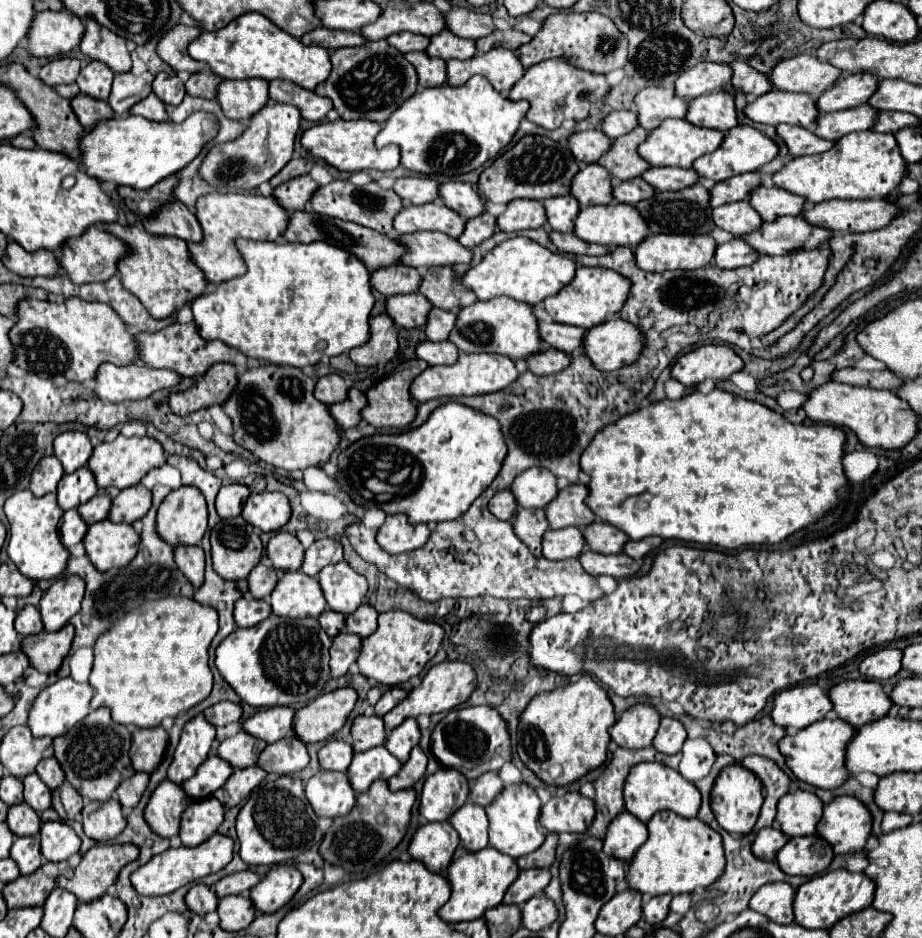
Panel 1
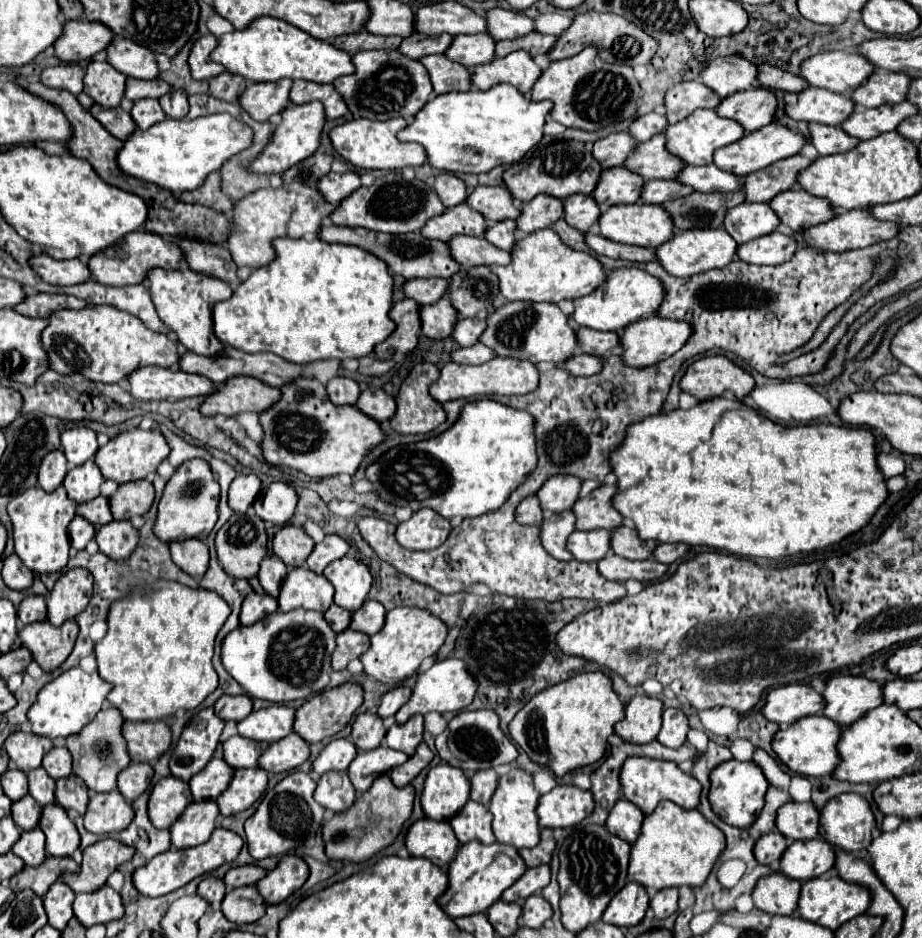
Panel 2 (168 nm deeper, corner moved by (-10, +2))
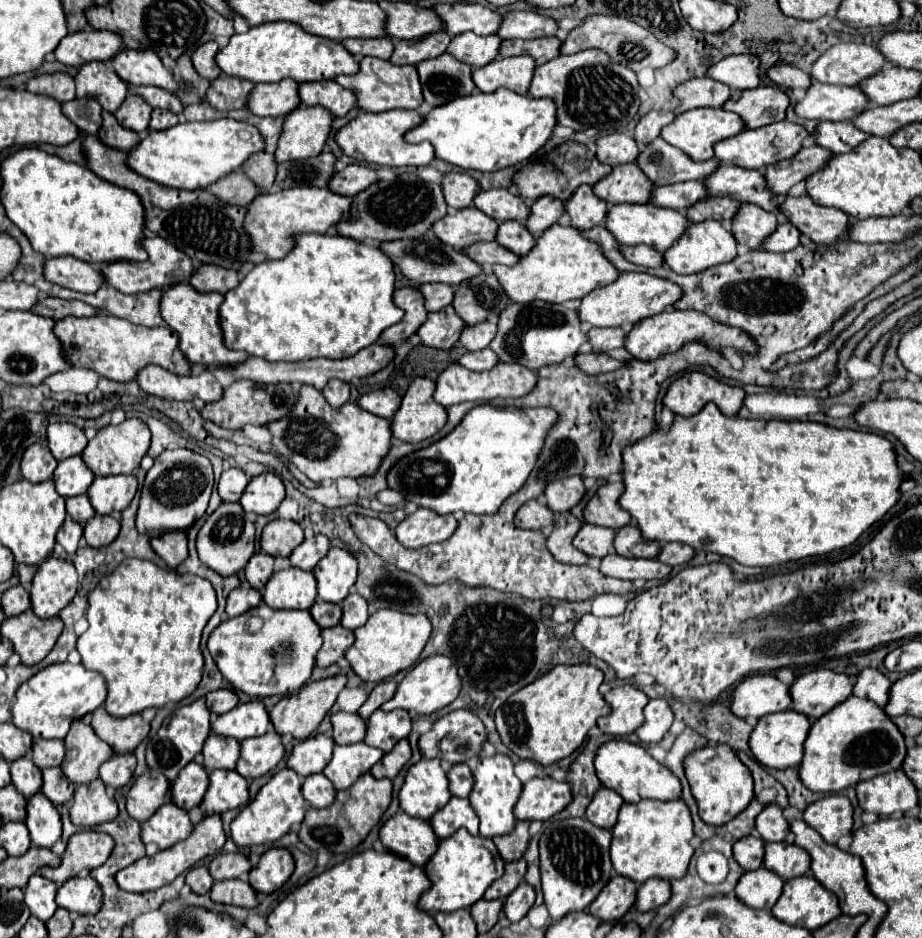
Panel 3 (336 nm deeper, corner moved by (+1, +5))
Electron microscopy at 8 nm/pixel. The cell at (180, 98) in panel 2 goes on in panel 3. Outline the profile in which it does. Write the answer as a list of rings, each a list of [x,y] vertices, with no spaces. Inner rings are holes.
[[[155,109],[151,115],[151,123],[149,123],[149,131],[163,131],[173,127],[179,121],[179,117],[171,111],[163,111],[163,109]]]

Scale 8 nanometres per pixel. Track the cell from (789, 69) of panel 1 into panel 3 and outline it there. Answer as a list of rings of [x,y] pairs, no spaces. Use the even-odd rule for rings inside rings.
[[[839,43],[827,49],[811,67],[811,77],[831,85],[859,85],[863,79],[879,73],[887,59],[873,45]]]

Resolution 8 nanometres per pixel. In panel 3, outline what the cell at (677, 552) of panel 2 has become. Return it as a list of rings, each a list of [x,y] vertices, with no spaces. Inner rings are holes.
[[[665,543],[657,559],[661,563],[667,563],[667,565],[685,565],[693,557],[695,557],[695,551],[689,545],[683,545],[683,543]]]

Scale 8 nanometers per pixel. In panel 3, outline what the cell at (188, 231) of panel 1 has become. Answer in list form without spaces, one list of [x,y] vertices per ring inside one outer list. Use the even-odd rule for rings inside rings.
[[[201,265],[195,273],[195,277],[189,279],[191,287],[195,287],[201,293],[221,293],[225,295],[227,291],[235,289],[235,285],[239,285],[239,277],[237,271],[233,269],[223,269],[223,267],[215,267],[215,265]]]

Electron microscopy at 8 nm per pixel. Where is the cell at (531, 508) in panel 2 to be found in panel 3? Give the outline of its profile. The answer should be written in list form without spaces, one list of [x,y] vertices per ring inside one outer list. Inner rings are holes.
[[[527,501],[515,515],[515,525],[523,529],[543,529],[555,523],[555,513],[541,501]]]

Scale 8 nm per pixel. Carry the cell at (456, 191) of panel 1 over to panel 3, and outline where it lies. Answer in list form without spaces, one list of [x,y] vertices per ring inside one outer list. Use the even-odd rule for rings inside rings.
[[[489,189],[489,191],[481,191],[473,205],[483,211],[485,215],[489,215],[491,219],[495,219],[497,223],[503,223],[507,219],[515,219],[515,221],[525,221],[529,217],[529,205],[525,205],[525,201],[511,193],[509,189]]]

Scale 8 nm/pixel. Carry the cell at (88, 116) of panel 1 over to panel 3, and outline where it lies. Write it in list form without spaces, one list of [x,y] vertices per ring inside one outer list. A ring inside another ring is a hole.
[[[103,111],[103,127],[99,131],[99,141],[103,145],[107,145],[107,147],[129,153],[141,139],[139,139],[139,135],[135,131],[121,127],[111,113]]]

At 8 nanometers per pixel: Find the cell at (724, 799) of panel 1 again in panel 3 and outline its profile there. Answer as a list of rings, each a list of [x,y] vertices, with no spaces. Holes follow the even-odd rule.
[[[703,745],[695,751],[691,751],[683,759],[683,769],[685,769],[685,777],[689,781],[691,793],[697,801],[699,817],[707,825],[723,825],[723,823],[731,821],[755,797],[753,777],[729,745]]]

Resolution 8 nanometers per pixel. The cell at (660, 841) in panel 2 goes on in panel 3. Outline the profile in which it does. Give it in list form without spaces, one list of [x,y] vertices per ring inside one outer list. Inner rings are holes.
[[[683,799],[623,803],[623,809],[619,809],[619,821],[611,829],[611,835],[611,865],[617,875],[643,883],[651,877],[681,879],[687,873],[687,865],[693,857],[691,839],[695,833],[691,813]]]

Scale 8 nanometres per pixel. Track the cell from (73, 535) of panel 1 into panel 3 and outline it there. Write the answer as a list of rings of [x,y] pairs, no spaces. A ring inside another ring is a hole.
[[[67,517],[65,523],[63,523],[63,527],[61,527],[59,533],[57,533],[57,543],[63,545],[63,549],[65,549],[67,553],[75,553],[81,535],[83,535],[83,527],[81,527],[79,523],[75,523],[73,519]]]

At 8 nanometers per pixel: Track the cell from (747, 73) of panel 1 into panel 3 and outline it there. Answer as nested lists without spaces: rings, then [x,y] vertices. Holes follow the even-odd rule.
[[[775,65],[767,71],[767,77],[773,79],[777,85],[783,85],[789,89],[795,89],[795,87],[809,89],[811,87],[811,75],[793,65]]]

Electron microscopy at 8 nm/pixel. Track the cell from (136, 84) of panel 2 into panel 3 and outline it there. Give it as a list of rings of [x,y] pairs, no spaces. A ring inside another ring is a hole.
[[[133,87],[137,95],[141,95],[151,107],[157,107],[157,109],[167,109],[175,115],[181,115],[183,113],[183,103],[173,95],[173,93],[167,93],[159,87]]]

